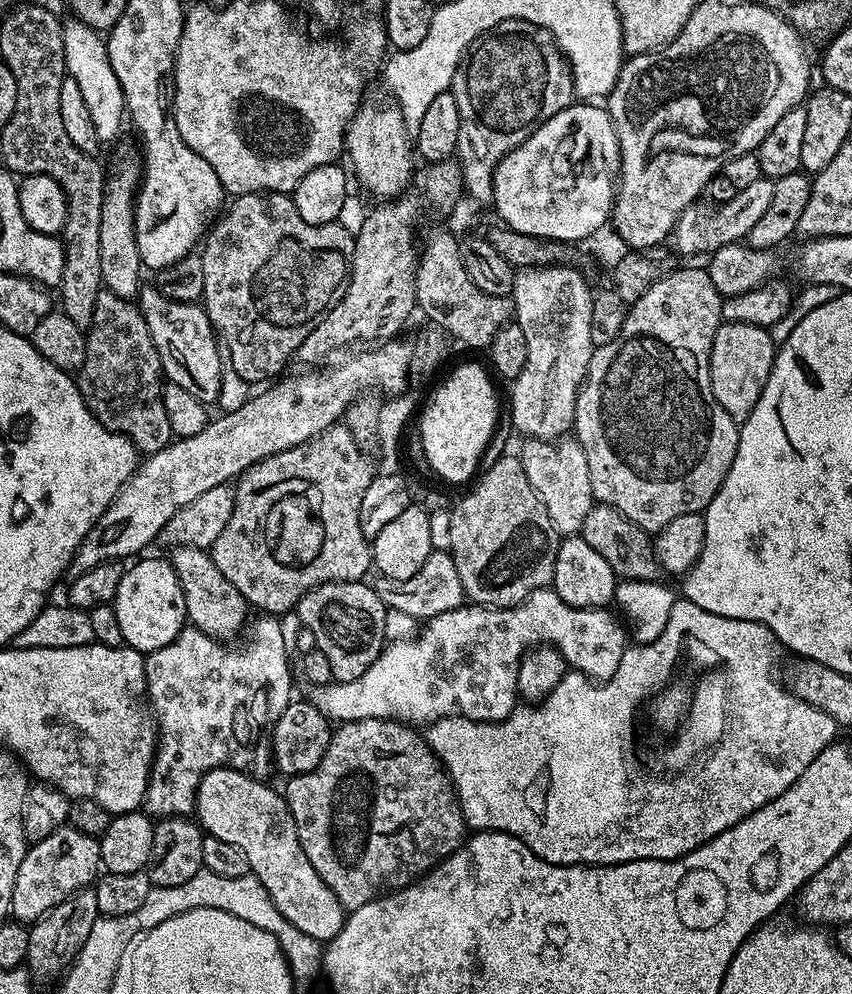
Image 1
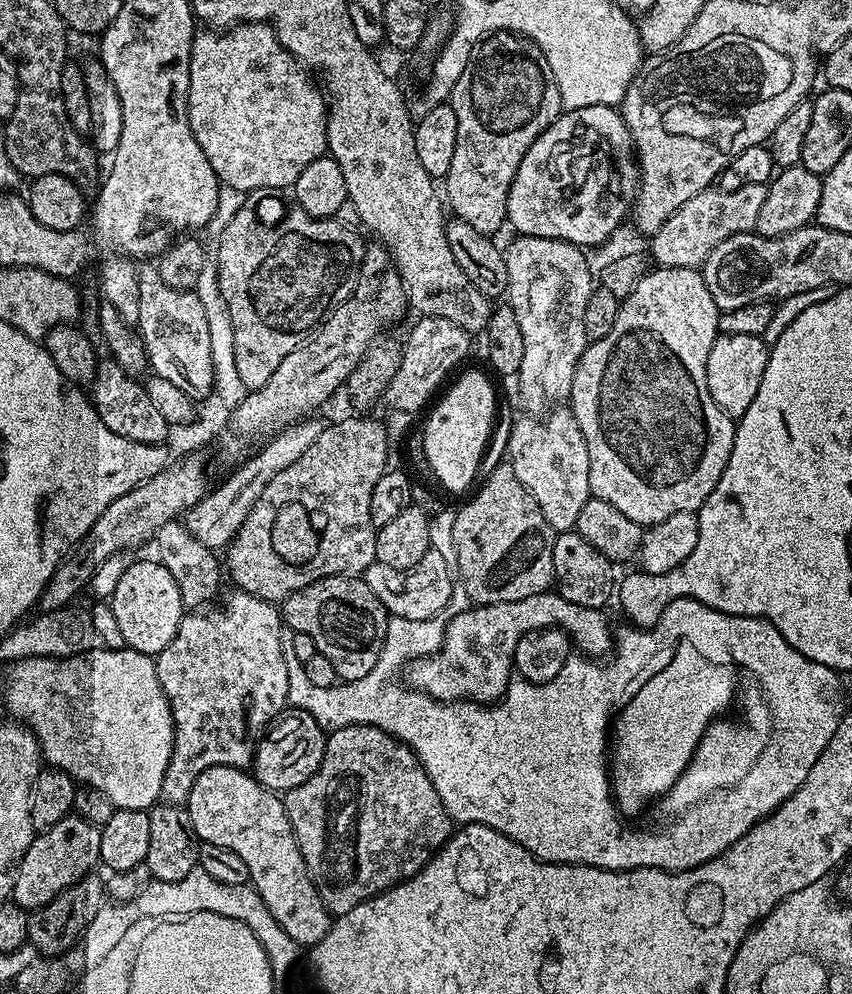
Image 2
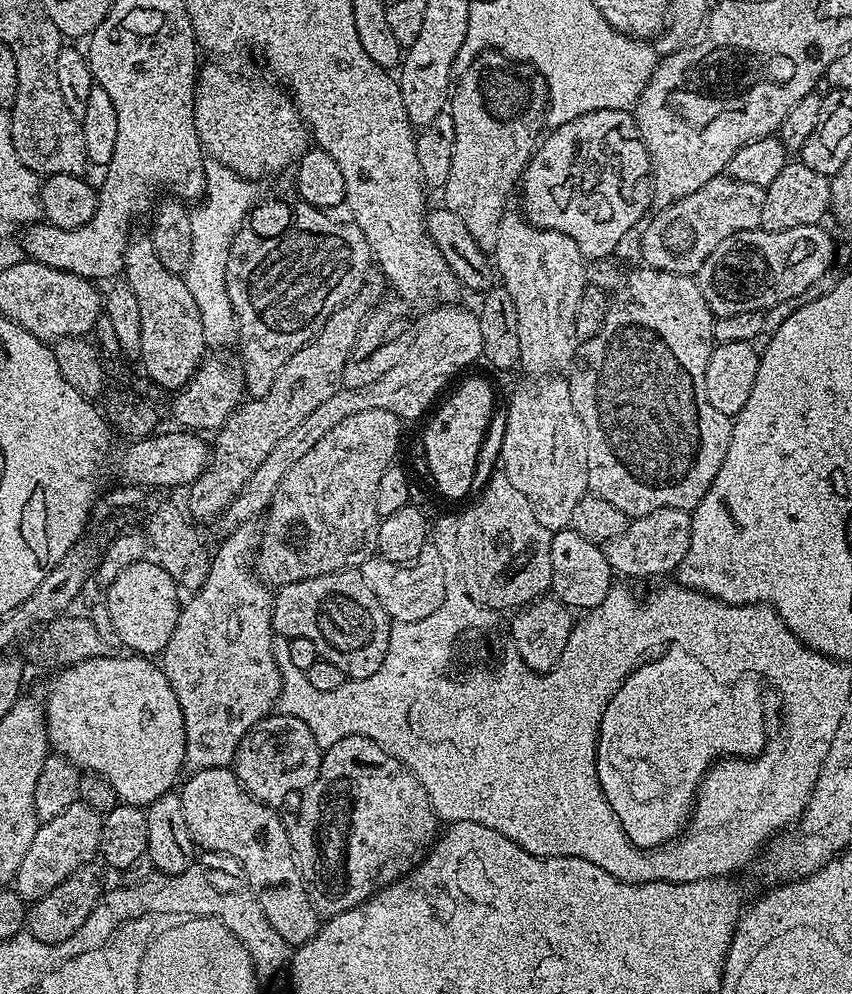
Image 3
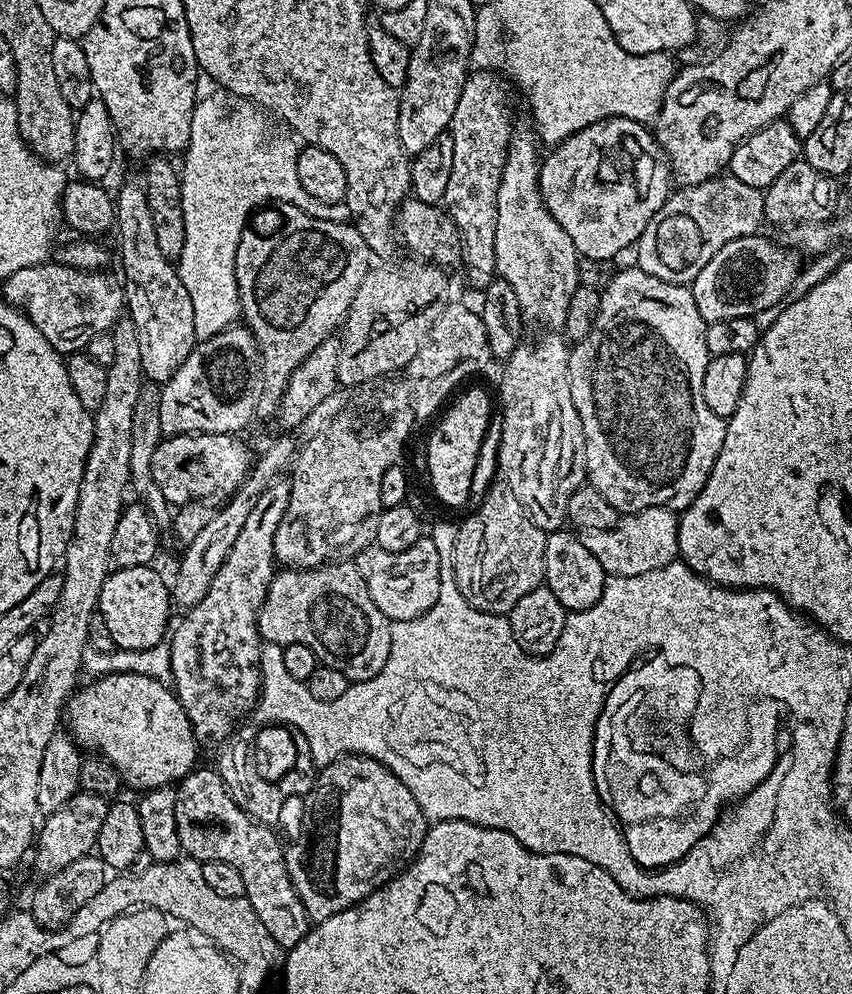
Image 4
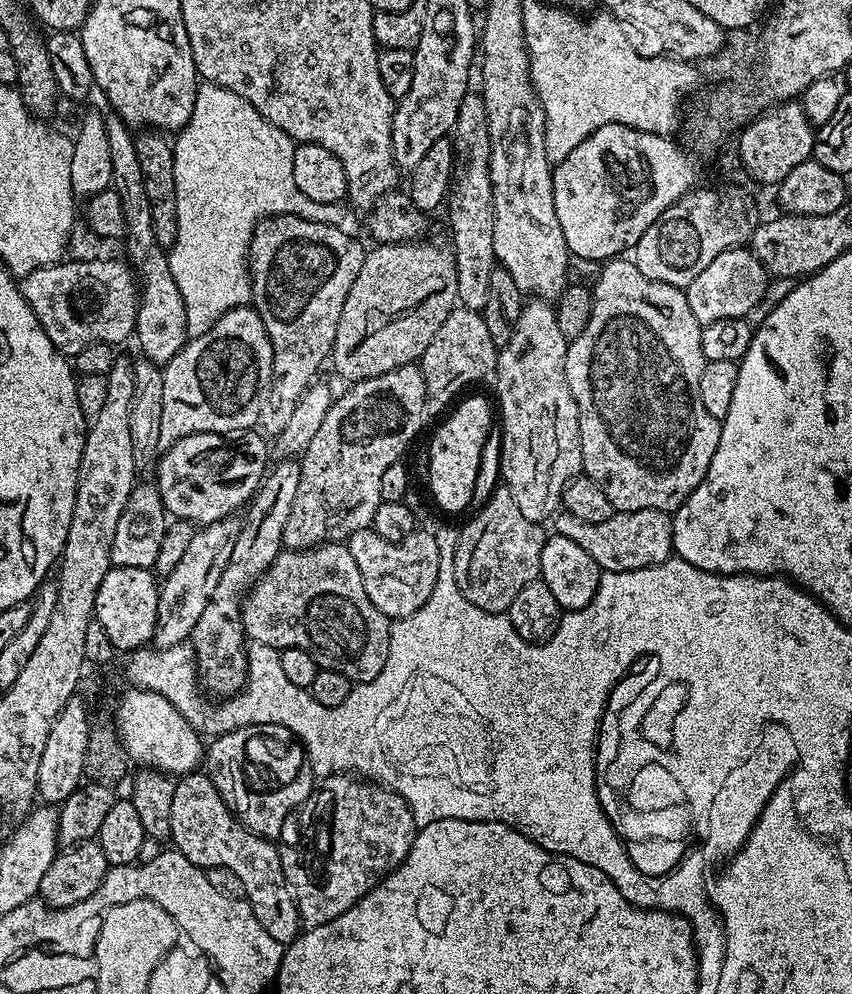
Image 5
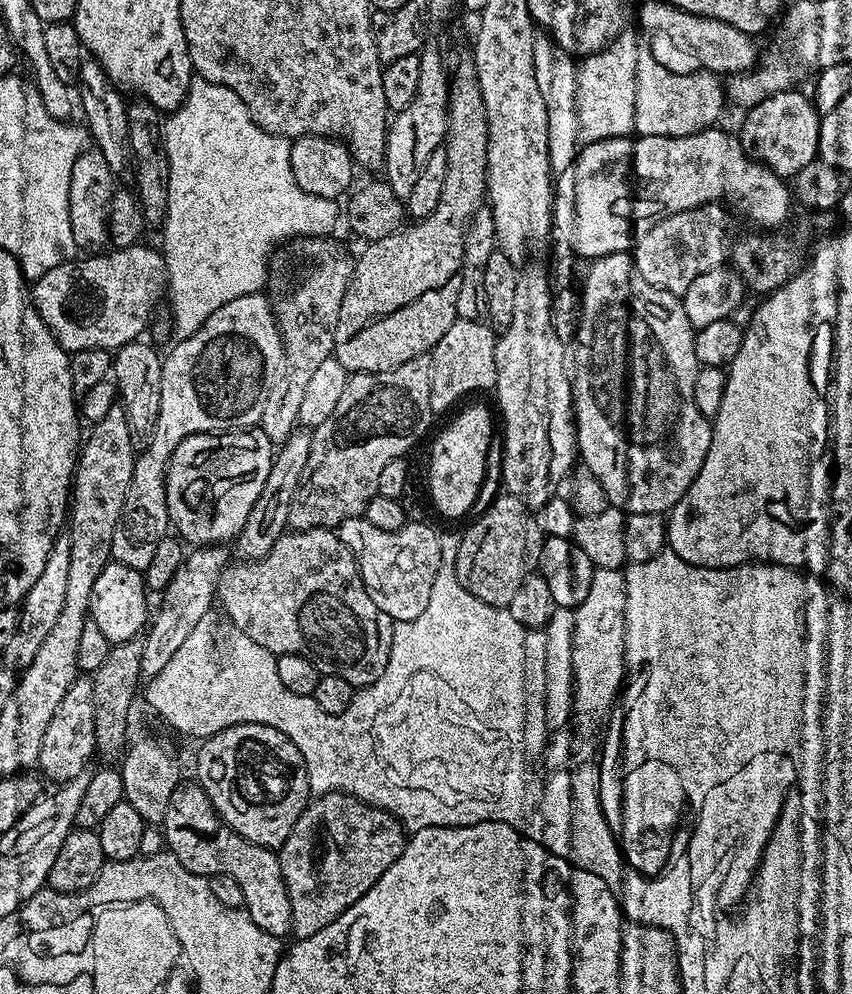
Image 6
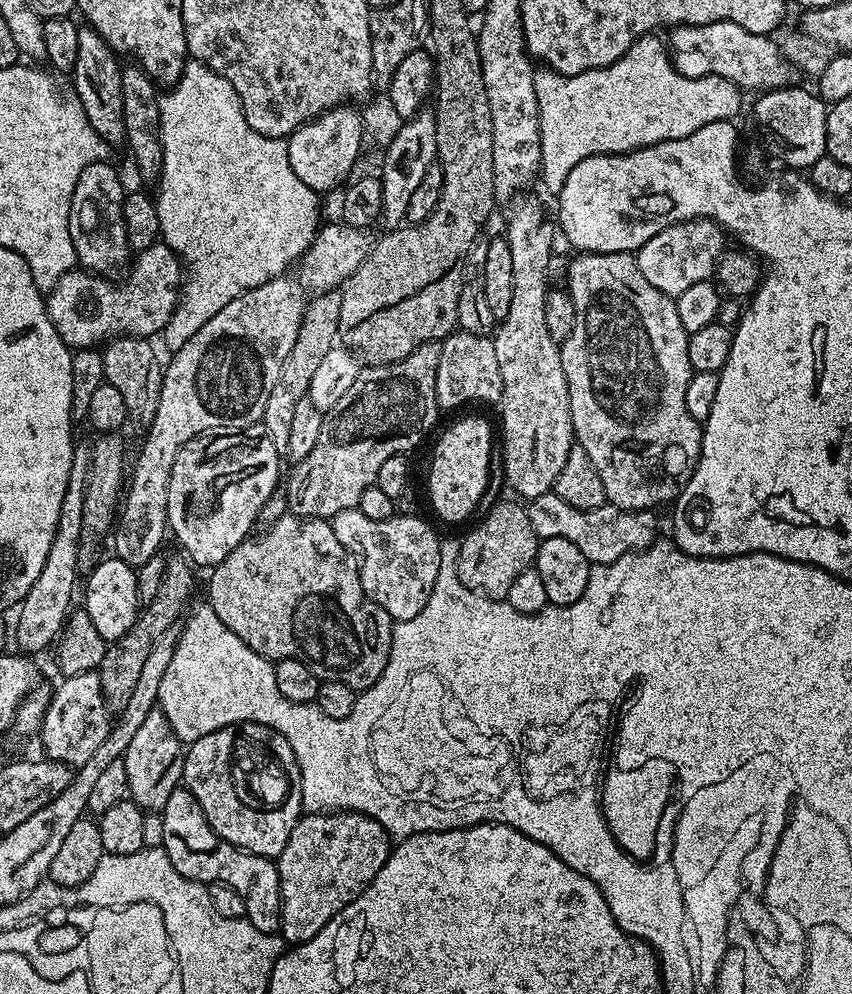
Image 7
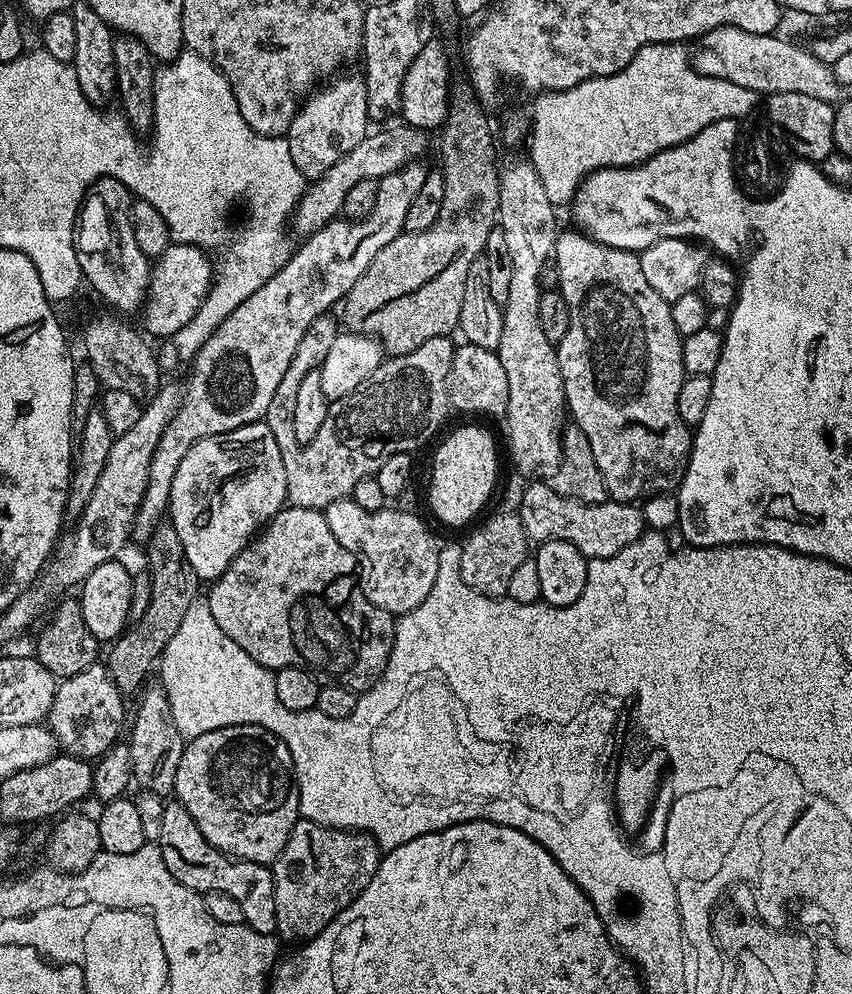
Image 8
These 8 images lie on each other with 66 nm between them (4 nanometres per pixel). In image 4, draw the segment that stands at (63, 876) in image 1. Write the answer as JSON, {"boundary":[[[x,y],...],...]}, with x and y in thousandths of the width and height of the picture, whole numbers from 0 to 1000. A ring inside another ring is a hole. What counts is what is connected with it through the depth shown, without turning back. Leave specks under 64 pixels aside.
{"boundary":[[[92,796],[87,799],[87,803],[82,803],[82,807],[77,807],[77,811],[68,811],[68,815],[55,818],[56,825],[46,830],[45,844],[40,849],[40,861],[42,857],[42,873],[48,878],[48,882],[62,881],[68,879],[68,875],[77,875],[77,871],[82,871],[82,867],[92,867],[92,863],[104,860],[113,852],[113,844],[115,843],[115,835],[120,835],[120,826],[124,823],[124,815],[128,806],[120,801],[112,801],[104,797]]]}

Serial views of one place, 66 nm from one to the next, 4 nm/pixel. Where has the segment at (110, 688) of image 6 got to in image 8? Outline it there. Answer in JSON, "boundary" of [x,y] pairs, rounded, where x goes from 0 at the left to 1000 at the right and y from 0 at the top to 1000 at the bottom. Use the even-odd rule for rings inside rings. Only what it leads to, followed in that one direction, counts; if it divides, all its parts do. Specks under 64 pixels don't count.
{"boundary":[[[190,525],[181,533],[181,537],[170,548],[171,573],[177,577],[177,602],[174,611],[162,626],[147,633],[144,639],[137,641],[128,649],[124,671],[130,684],[138,690],[144,699],[163,695],[173,685],[173,678],[189,663],[194,651],[204,642],[205,635],[212,630],[223,607],[234,601],[232,591],[237,586],[228,576],[228,571],[218,562],[218,555],[209,535],[200,525]]]}

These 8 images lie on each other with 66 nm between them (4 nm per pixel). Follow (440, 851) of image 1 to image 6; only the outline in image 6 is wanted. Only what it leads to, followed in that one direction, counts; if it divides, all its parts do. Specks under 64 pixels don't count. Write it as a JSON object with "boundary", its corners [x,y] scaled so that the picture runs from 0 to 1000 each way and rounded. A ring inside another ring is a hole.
{"boundary":[[[405,797],[371,801],[326,855],[331,883],[340,899],[342,941],[347,946],[364,944],[378,932],[387,932],[453,879],[475,848],[474,830],[450,813],[438,813]]]}

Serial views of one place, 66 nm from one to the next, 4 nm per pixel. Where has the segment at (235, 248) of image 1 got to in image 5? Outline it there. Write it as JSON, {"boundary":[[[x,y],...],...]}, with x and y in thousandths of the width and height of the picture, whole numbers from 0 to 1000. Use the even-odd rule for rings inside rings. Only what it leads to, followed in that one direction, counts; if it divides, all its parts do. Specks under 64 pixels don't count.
{"boundary":[[[319,217],[300,226],[300,234],[291,248],[291,277],[296,280],[293,306],[304,316],[319,345],[319,389],[305,413],[304,425],[311,440],[323,441],[331,437],[345,416],[345,408],[350,408],[362,387],[372,381],[371,373],[385,357],[391,357],[401,304],[406,304],[406,296],[411,296],[420,272],[425,272],[428,257],[430,249],[394,225],[364,223],[359,217]]]}

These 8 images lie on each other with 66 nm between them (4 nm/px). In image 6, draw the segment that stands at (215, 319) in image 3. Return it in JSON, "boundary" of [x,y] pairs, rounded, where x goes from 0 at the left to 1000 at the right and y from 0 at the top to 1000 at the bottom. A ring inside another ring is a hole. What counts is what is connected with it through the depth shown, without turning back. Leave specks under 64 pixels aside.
{"boundary":[[[227,79],[221,89],[218,99],[211,104],[210,110],[201,114],[200,119],[192,121],[192,146],[195,155],[202,162],[202,179],[200,182],[200,200],[197,210],[192,216],[190,232],[192,232],[192,267],[197,269],[196,293],[202,294],[202,318],[200,317],[200,334],[207,342],[223,340],[251,316],[251,312],[261,312],[265,304],[275,304],[275,300],[284,300],[289,296],[305,294],[317,282],[317,263],[326,247],[339,241],[347,240],[353,235],[385,235],[390,229],[390,213],[397,208],[393,201],[379,201],[369,195],[359,195],[354,187],[350,187],[345,179],[345,173],[340,171],[340,151],[343,141],[337,137],[323,137],[312,131],[308,131],[299,125],[298,119],[293,119],[293,111],[265,87],[252,85],[245,80]]]}

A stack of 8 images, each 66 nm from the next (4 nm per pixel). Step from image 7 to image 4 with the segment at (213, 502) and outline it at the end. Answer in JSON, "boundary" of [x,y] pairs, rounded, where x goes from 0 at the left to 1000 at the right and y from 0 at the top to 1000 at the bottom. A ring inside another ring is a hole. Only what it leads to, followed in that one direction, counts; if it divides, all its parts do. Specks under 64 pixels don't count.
{"boundary":[[[237,435],[189,442],[178,458],[178,480],[198,507],[210,509],[224,503],[243,504],[244,499],[266,500],[277,494],[298,466],[283,440],[266,435]]]}

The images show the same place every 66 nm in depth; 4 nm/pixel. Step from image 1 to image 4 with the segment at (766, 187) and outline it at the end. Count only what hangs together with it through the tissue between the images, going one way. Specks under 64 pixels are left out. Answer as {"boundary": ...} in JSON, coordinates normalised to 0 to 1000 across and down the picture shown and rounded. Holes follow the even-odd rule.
{"boundary":[[[846,175],[811,187],[798,187],[785,196],[772,215],[763,219],[744,246],[745,269],[782,284],[811,287],[820,273],[852,244],[886,237],[897,220],[897,195],[893,190],[866,183],[858,175]]]}

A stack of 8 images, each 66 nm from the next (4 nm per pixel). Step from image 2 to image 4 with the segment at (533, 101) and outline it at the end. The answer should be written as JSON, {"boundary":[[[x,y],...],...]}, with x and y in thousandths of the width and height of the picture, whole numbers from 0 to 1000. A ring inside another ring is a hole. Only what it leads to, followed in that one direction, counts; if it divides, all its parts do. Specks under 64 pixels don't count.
{"boundary":[[[555,71],[542,87],[542,95],[538,95],[538,107],[533,111],[528,130],[533,139],[533,167],[528,171],[528,184],[523,186],[523,195],[519,202],[533,227],[538,227],[538,231],[542,235],[543,269],[549,270],[549,282],[560,292],[572,290],[575,283],[582,278],[580,231],[585,227],[585,187],[592,164],[596,162],[596,144],[603,132],[601,117],[596,114],[596,93],[592,90],[593,77],[587,76],[581,76],[577,72]]]}

